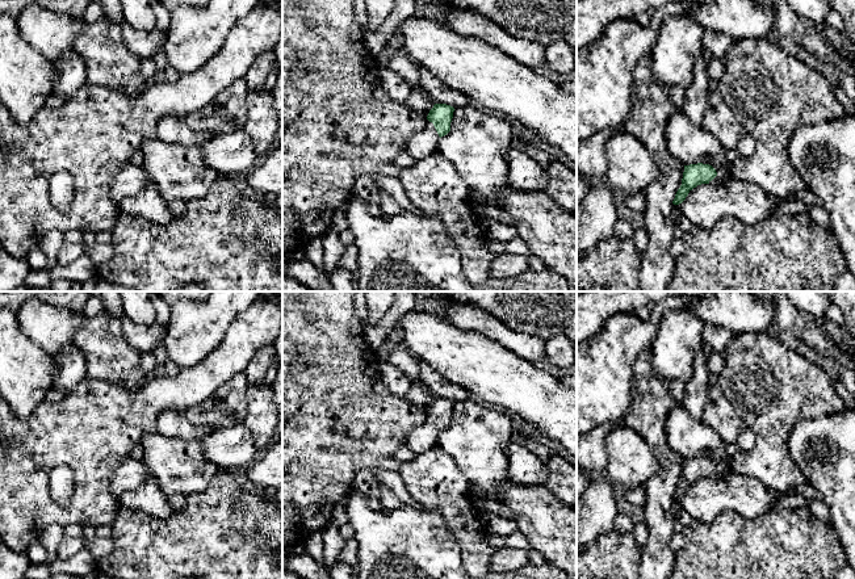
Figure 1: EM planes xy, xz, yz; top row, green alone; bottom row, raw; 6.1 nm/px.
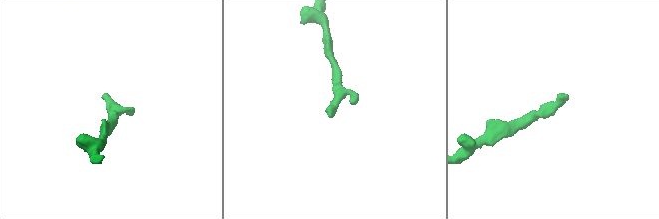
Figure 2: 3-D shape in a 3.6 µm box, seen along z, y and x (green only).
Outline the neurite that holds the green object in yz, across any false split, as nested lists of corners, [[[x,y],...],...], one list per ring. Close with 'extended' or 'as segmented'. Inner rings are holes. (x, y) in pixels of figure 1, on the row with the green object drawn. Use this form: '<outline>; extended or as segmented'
[[[703,163],[684,165],[682,185],[675,194],[672,204],[682,204],[688,193],[701,184],[711,184],[713,186],[721,184],[716,169],[712,165]]]; extended

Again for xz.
[[[435,104],[427,116],[427,125],[406,144],[405,152],[416,161],[437,151],[441,137],[450,131],[454,108],[447,104]]]; extended

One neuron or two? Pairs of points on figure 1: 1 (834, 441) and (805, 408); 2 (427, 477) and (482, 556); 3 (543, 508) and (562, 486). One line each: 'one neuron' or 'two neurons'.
1: two neurons
2: one neuron
3: two neurons

